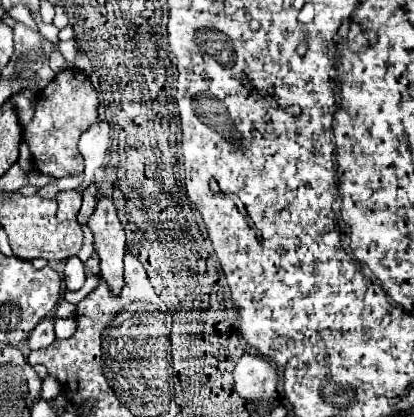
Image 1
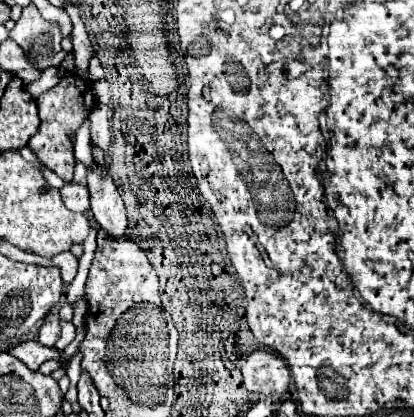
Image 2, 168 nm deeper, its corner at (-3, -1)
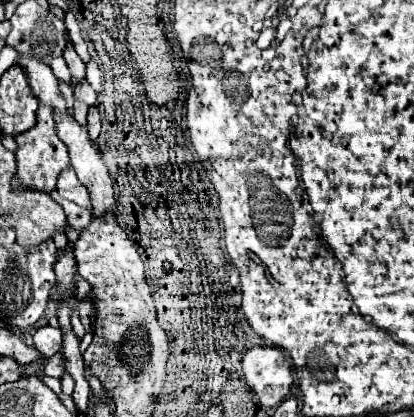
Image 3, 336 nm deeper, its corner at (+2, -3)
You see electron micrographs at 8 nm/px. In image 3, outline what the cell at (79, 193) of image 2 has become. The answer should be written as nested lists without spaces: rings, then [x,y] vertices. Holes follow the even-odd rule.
[[[71,166],[63,172],[63,176],[59,176],[57,192],[59,192],[61,198],[71,200],[71,202],[75,202],[81,208],[91,210],[91,200],[87,196],[87,188],[83,188],[83,184],[79,184],[79,180],[75,176],[75,170]]]

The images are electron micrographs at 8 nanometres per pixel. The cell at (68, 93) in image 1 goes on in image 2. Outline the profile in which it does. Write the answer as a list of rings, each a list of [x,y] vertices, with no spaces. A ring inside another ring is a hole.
[[[74,74],[62,76],[60,82],[52,90],[44,92],[36,102],[38,102],[38,114],[40,114],[42,124],[40,124],[38,132],[30,138],[28,146],[36,154],[36,158],[40,160],[42,166],[46,166],[54,174],[58,174],[64,182],[70,182],[74,176],[74,152],[72,152],[68,132],[76,130],[90,114],[90,110],[94,106],[92,84]]]

